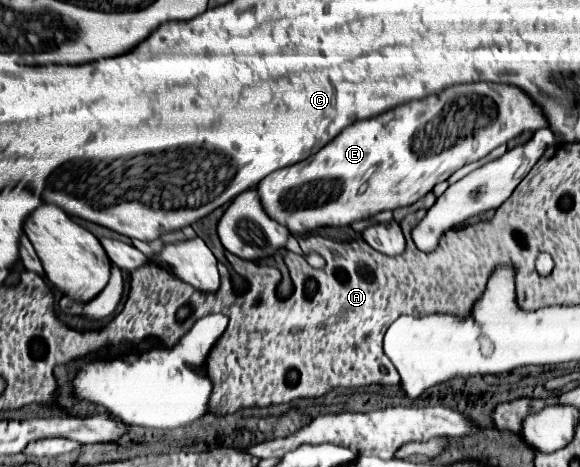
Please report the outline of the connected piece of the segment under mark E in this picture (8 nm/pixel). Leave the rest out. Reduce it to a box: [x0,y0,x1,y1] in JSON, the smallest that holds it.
[256,84,548,234]

